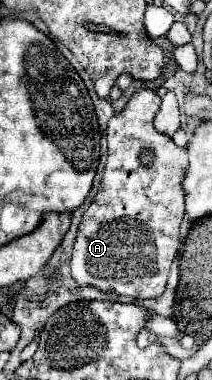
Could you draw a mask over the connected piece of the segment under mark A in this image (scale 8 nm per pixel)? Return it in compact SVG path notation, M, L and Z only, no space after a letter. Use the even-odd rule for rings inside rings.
M139 88L131 96L127 108L115 114L107 124L109 154L105 174L101 180L101 190L95 194L93 202L83 212L73 246L71 270L73 278L79 284L89 284L103 292L127 294L133 298L157 298L165 290L169 266L177 254L179 226L185 214L185 192L181 182L187 172L187 150L177 148L169 136L153 128L159 104L161 98L153 90ZM145 148L153 150L153 162L149 166L141 162L141 152Z

